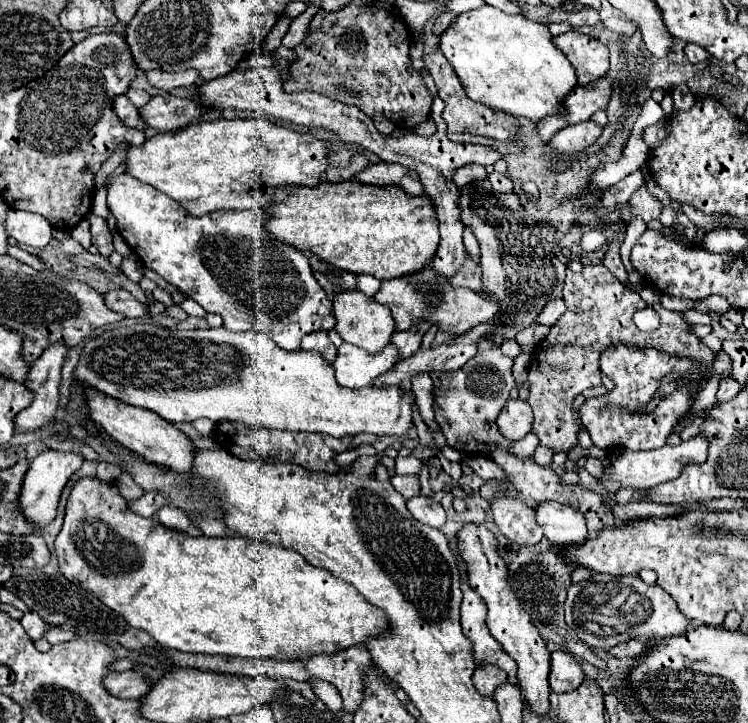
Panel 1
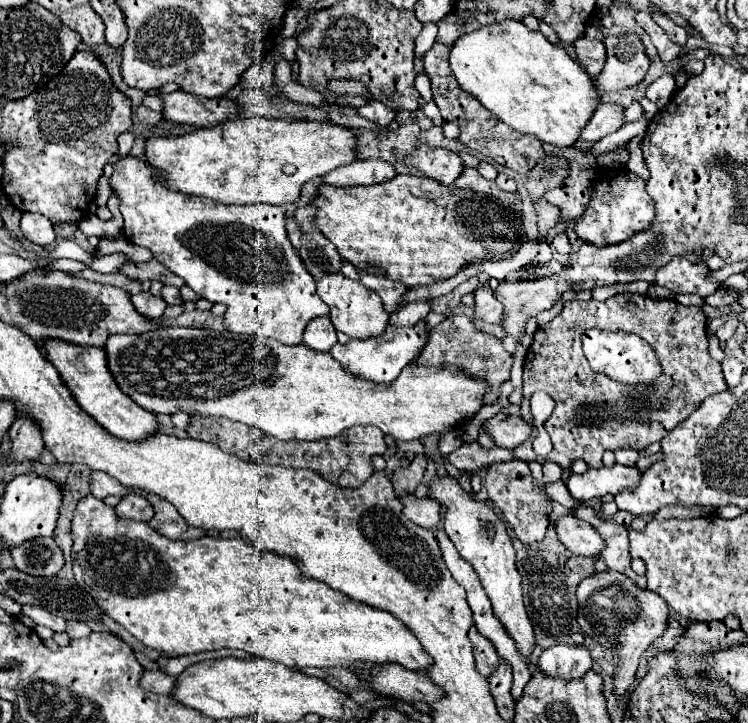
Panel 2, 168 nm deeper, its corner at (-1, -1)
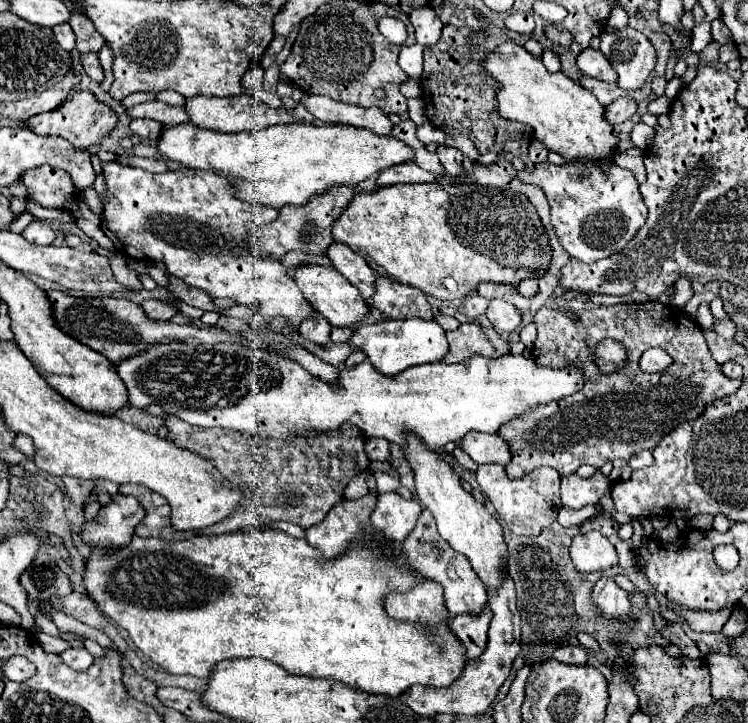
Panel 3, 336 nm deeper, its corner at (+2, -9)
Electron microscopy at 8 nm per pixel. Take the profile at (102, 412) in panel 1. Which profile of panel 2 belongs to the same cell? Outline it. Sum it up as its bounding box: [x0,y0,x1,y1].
[44,340,160,442]

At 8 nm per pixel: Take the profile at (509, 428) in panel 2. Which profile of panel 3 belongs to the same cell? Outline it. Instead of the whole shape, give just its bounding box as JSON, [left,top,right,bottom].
[459,432,509,466]

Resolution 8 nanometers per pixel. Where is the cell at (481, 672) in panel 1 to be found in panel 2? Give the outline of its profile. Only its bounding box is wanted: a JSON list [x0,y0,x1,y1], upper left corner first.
[468,626,500,678]

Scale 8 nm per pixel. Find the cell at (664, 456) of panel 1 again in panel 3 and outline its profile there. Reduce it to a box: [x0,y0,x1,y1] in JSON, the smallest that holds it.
[561,472,611,510]

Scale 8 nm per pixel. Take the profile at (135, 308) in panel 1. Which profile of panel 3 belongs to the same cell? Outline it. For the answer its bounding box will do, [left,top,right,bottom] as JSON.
[143,300,179,320]

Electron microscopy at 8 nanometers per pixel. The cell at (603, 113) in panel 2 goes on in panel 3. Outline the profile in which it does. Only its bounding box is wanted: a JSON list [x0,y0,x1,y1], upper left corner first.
[605,96,637,124]

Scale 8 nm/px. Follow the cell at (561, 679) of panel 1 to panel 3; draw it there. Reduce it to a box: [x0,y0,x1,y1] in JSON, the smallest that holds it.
[553,646,587,664]

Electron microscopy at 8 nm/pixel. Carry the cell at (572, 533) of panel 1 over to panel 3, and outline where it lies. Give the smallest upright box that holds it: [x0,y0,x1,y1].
[571,532,617,572]

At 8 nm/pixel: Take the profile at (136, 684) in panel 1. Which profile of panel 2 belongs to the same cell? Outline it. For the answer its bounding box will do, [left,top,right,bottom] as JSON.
[140,670,172,694]

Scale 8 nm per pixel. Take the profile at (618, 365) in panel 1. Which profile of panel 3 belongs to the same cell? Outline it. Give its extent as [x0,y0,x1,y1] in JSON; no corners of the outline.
[595,340,625,374]

